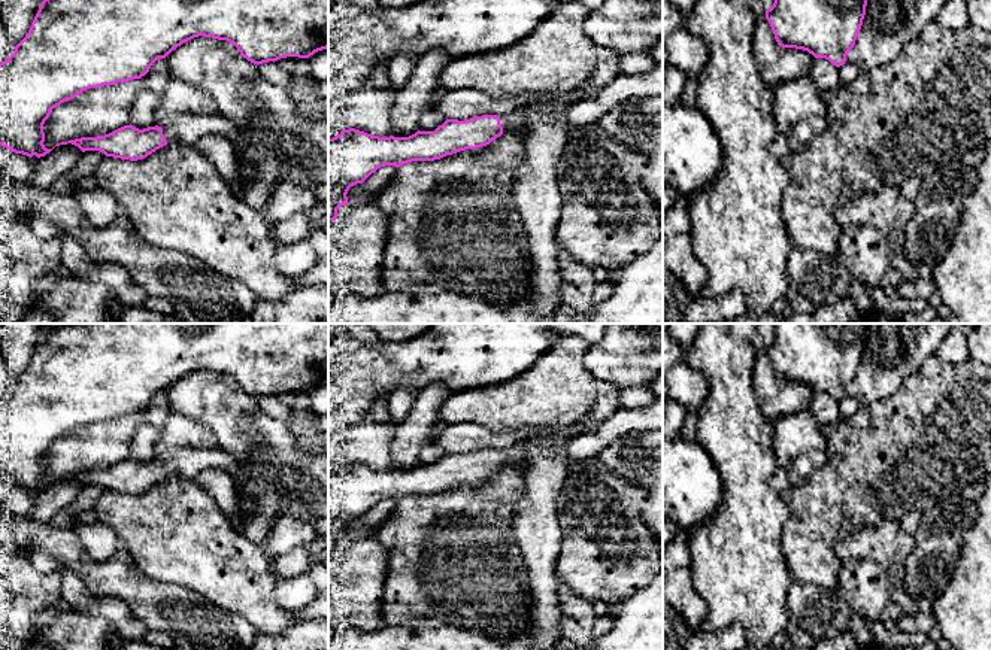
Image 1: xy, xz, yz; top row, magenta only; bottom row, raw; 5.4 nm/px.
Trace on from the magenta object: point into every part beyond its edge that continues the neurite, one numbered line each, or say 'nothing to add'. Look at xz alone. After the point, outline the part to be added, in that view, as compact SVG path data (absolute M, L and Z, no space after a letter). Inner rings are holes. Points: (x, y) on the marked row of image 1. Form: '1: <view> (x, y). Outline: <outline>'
1: xz (517, 121). Outline: M524 109L515 110L509 115L501 115L500 124L503 131L513 131L522 137L528 137L530 134L530 125Z

